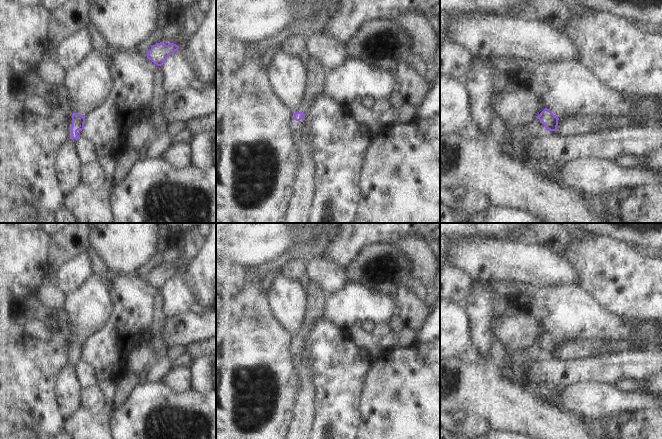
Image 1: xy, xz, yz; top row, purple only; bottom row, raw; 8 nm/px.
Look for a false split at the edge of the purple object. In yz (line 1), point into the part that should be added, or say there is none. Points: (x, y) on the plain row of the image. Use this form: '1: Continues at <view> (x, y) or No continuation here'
1: No continuation here.

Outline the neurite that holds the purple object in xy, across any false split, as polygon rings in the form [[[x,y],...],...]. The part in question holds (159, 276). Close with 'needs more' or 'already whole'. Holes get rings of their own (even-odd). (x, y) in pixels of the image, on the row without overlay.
[[[195,229],[186,236],[186,245],[183,256],[173,263],[166,263],[156,267],[147,276],[147,282],[157,290],[162,290],[167,281],[179,273],[179,269],[189,260],[194,261],[205,246],[206,239]]]; needs more

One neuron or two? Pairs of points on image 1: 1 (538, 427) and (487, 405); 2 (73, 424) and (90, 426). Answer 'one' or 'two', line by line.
1: one
2: one

